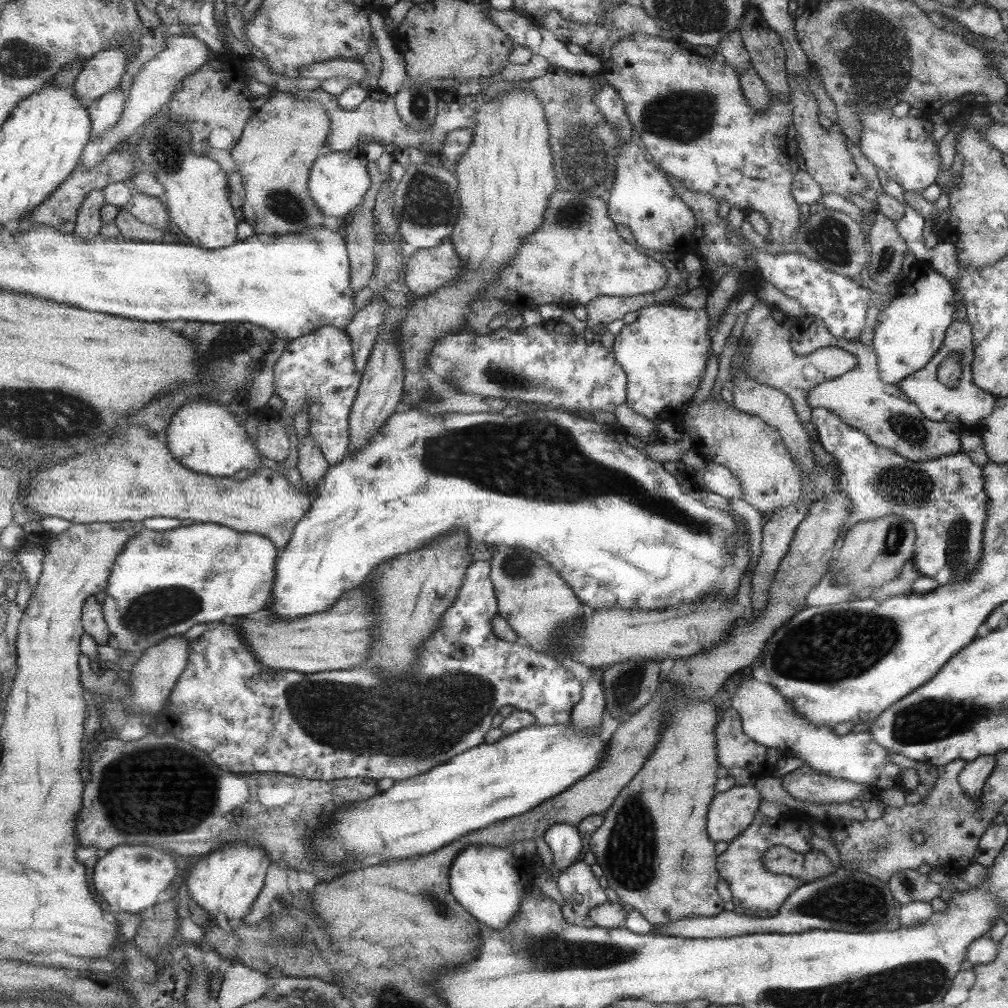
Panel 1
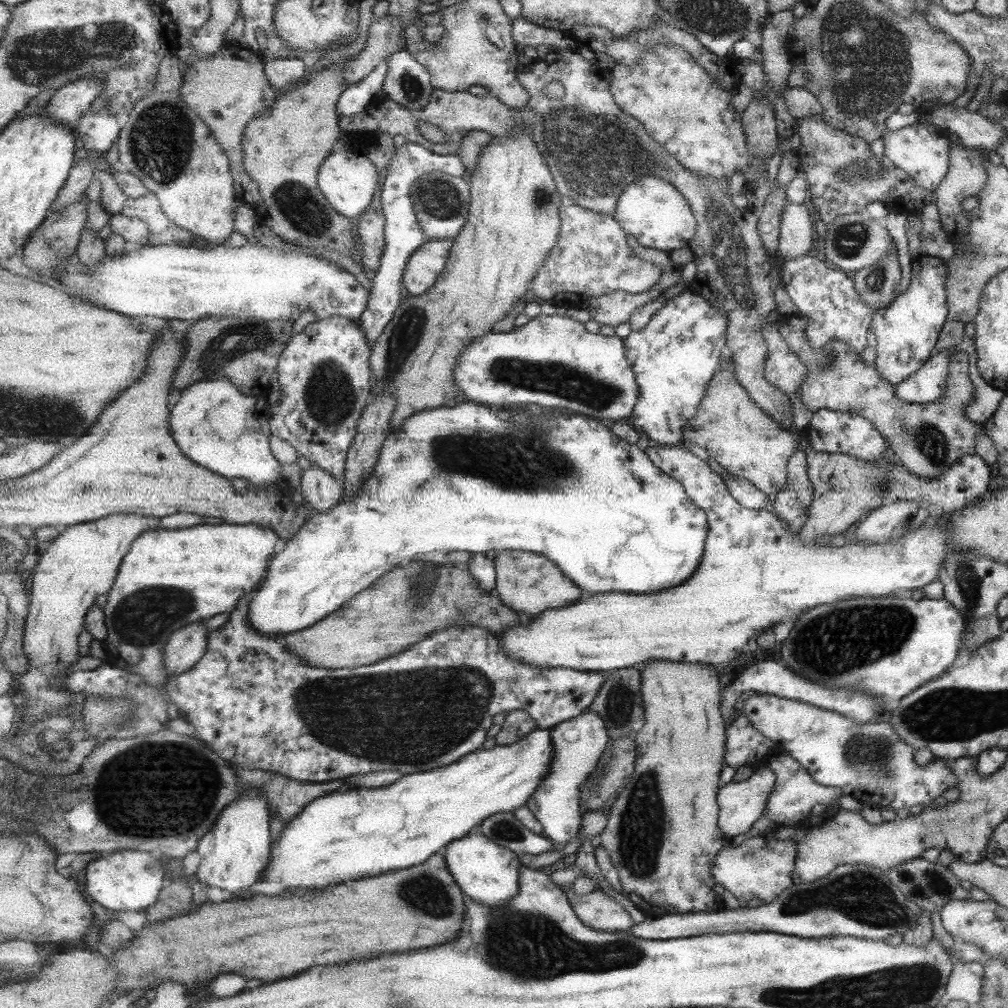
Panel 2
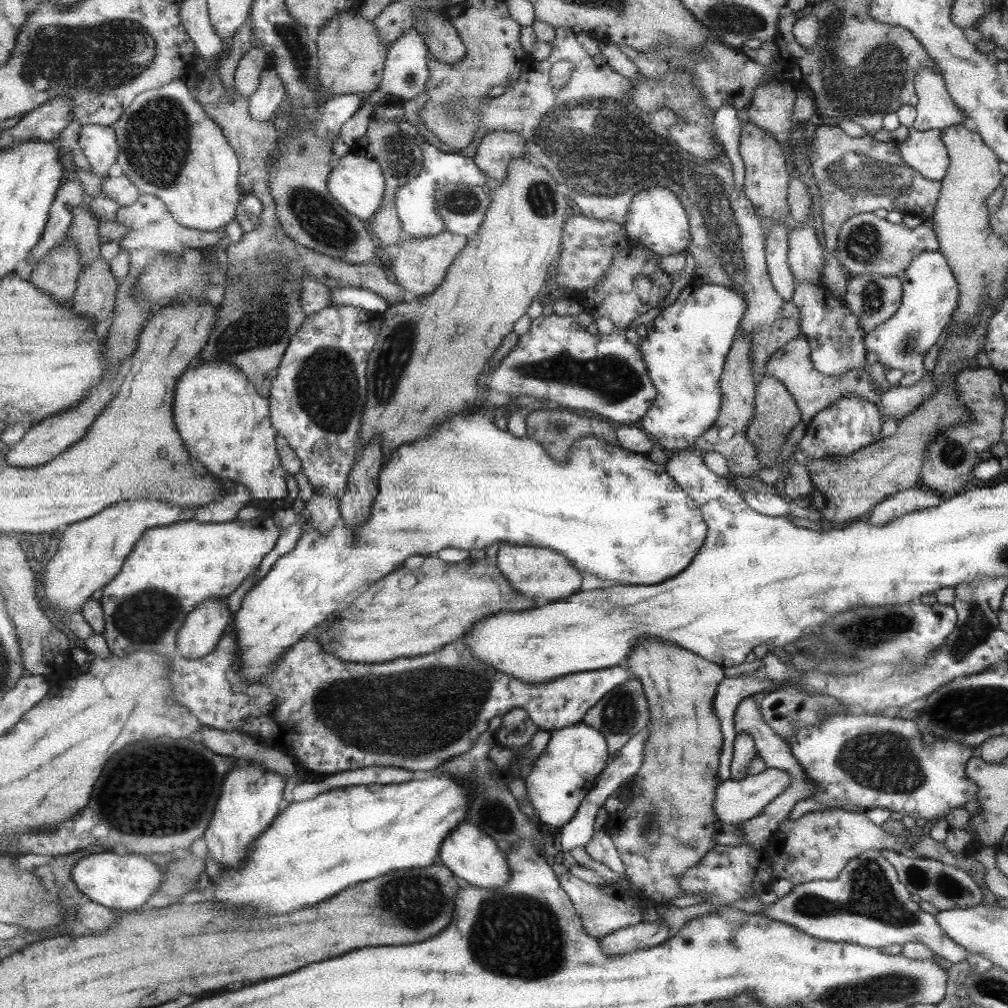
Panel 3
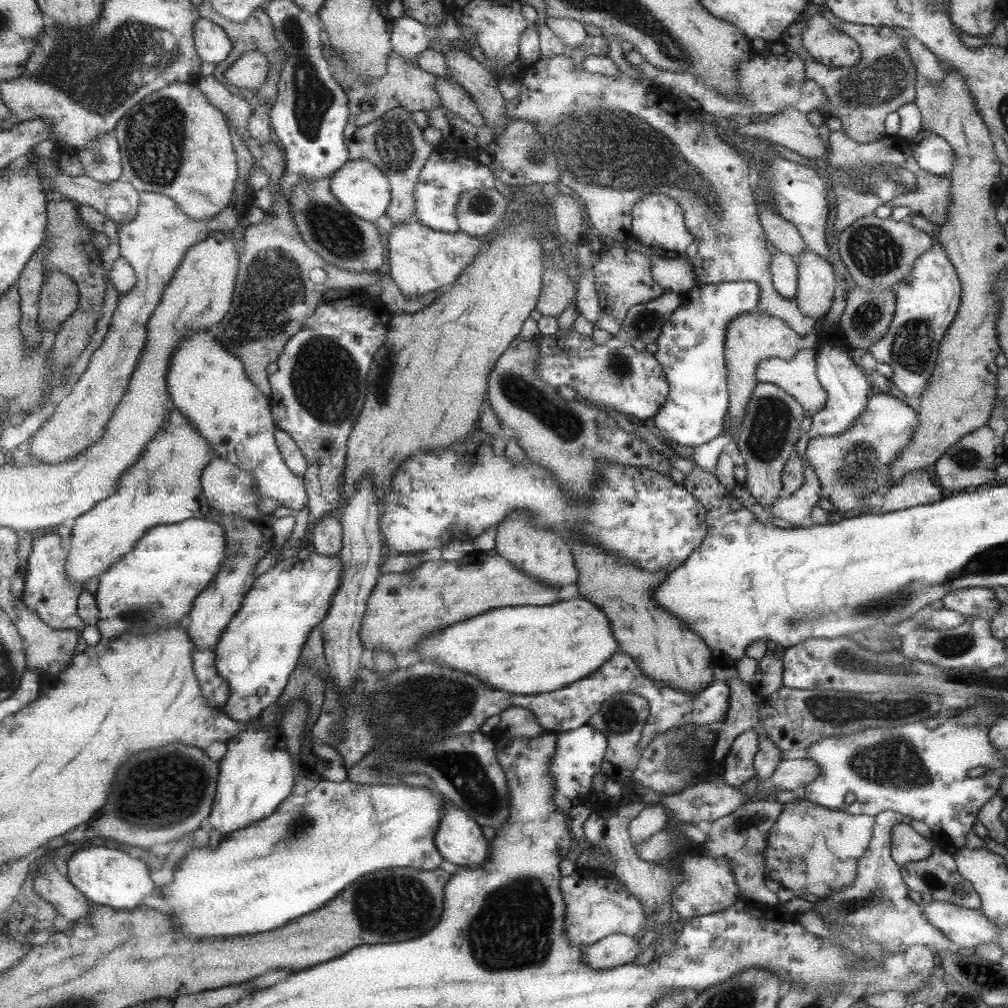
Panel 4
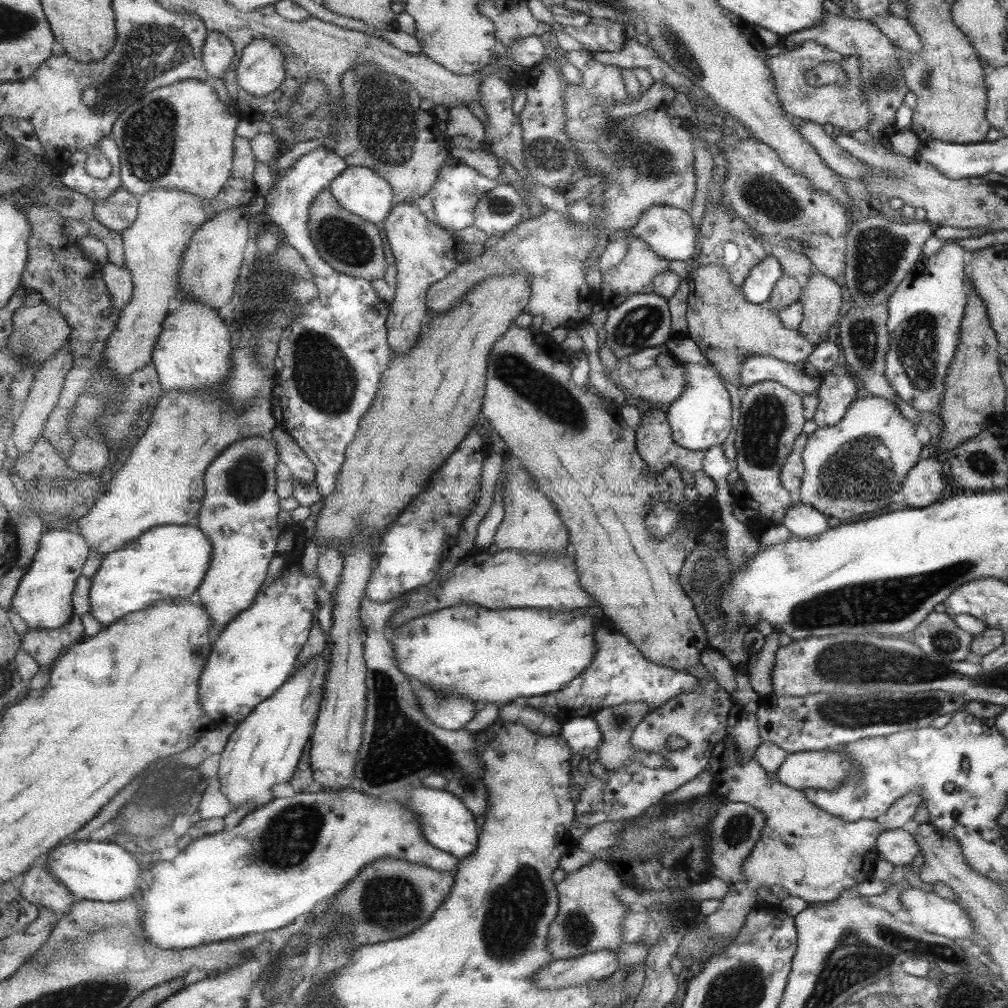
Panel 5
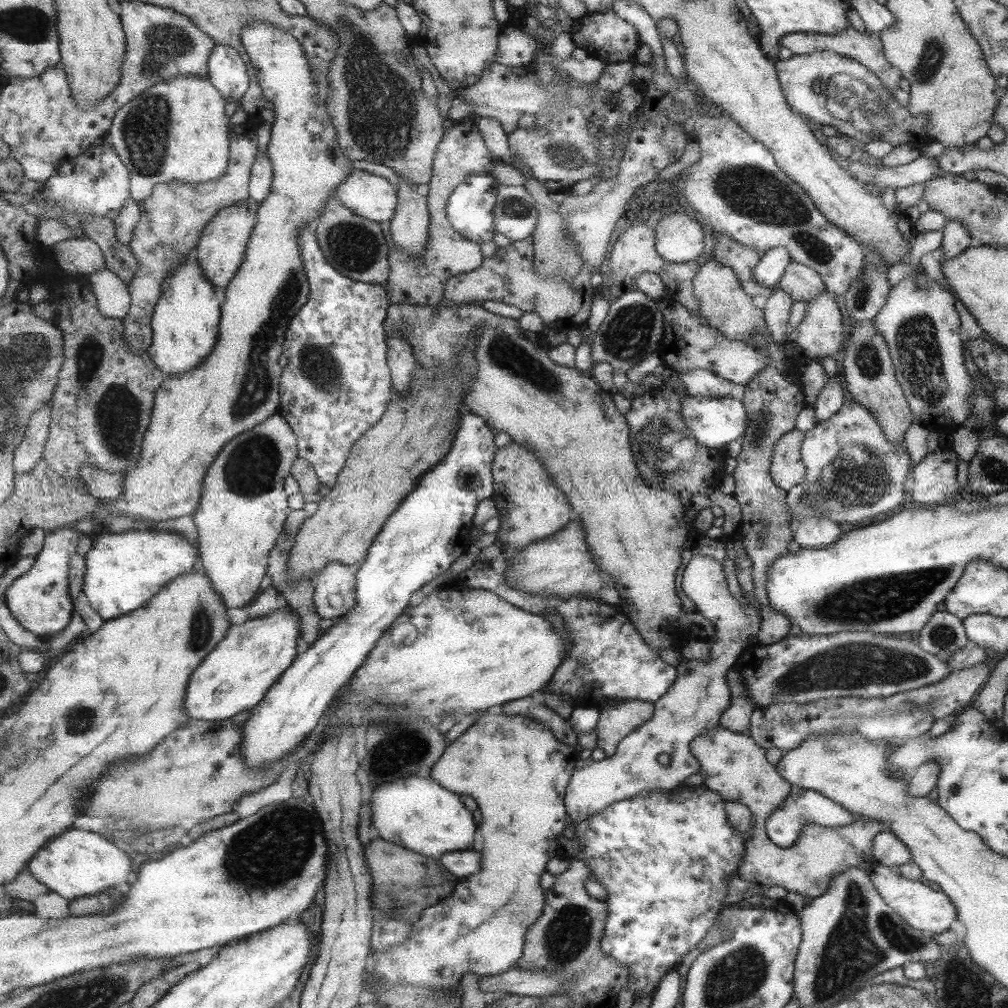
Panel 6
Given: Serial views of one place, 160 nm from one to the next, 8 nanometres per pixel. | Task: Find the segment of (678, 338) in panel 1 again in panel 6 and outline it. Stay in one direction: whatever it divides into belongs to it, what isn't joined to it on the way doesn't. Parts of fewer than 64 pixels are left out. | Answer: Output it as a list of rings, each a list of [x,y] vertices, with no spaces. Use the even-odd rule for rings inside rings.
[[[785,247],[766,250],[755,265],[754,279],[761,286],[775,288],[790,261],[790,254]],[[726,395],[707,399],[703,397],[701,399],[688,397],[683,399],[682,421],[699,446],[707,450],[719,449],[732,440],[740,440],[749,425],[742,401]]]

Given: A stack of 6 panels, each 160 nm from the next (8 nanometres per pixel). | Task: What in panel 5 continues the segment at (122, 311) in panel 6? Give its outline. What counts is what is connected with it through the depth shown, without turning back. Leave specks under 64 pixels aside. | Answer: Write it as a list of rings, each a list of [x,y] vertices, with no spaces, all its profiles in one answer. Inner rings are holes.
[[[109,263],[102,267],[103,278],[107,283],[110,291],[111,302],[116,308],[125,308],[132,302],[134,295],[134,282],[131,271],[126,266],[117,266]]]

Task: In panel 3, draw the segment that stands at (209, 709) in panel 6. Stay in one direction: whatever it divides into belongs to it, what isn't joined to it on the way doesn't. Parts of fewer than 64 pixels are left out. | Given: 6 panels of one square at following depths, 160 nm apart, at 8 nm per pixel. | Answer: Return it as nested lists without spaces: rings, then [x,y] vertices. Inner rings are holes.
[[[475,408],[467,414],[469,416],[457,416],[456,414],[453,416],[453,420],[449,418],[443,424],[436,426],[436,430],[432,434],[428,434],[425,438],[421,438],[413,444],[404,444],[395,450],[391,460],[383,467],[380,476],[380,493],[376,498],[371,517],[367,519],[367,523],[363,523],[361,527],[351,531],[347,524],[341,522],[327,535],[323,535],[323,532],[313,528],[308,530],[298,541],[295,550],[279,559],[271,572],[245,595],[241,608],[234,614],[233,623],[238,639],[238,653],[243,659],[240,673],[246,680],[260,682],[260,678],[263,678],[268,672],[272,672],[278,662],[291,651],[291,647],[307,636],[309,630],[313,630],[319,622],[327,620],[331,614],[336,614],[339,611],[339,604],[351,594],[351,591],[357,590],[368,580],[376,583],[383,579],[384,576],[397,570],[395,566],[400,566],[397,564],[411,558],[411,556],[427,558],[434,553],[439,554],[445,548],[483,550],[496,542],[515,544],[515,546],[535,546],[549,548],[549,550],[555,550],[555,552],[567,556],[575,563],[577,568],[589,572],[601,581],[611,580],[618,584],[629,584],[631,586],[651,586],[669,581],[677,576],[690,564],[695,554],[701,549],[702,543],[706,539],[706,523],[702,519],[702,511],[698,507],[698,503],[690,495],[687,495],[678,483],[673,481],[673,478],[667,475],[662,465],[653,463],[646,454],[631,452],[621,446],[607,443],[601,438],[589,436],[578,440],[570,450],[568,460],[562,462],[562,459],[553,458],[546,447],[541,446],[535,439],[529,438],[529,436],[517,438],[509,430],[497,428],[493,420],[489,420],[489,418],[493,418],[489,412],[481,412],[481,410]]]

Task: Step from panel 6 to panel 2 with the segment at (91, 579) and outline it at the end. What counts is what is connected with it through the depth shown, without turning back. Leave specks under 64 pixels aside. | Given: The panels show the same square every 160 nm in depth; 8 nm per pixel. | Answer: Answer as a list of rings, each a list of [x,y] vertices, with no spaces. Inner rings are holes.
[[[221,523],[218,526],[213,524],[203,524],[203,526],[195,526],[195,528],[185,528],[179,530],[165,530],[159,529],[157,531],[148,531],[147,534],[143,534],[143,538],[138,538],[139,542],[135,542],[135,546],[131,548],[131,551],[125,557],[123,564],[121,565],[119,576],[117,577],[117,583],[114,585],[114,589],[111,589],[107,593],[106,605],[103,607],[106,614],[106,625],[109,634],[104,641],[107,650],[107,662],[110,665],[127,668],[132,672],[137,672],[143,675],[147,684],[155,687],[158,693],[166,698],[164,694],[164,684],[168,681],[168,670],[166,669],[166,662],[163,661],[163,656],[166,650],[166,644],[170,641],[171,635],[177,632],[183,627],[197,622],[199,618],[210,619],[216,617],[217,614],[223,614],[228,612],[231,614],[233,610],[237,609],[239,599],[242,599],[243,595],[256,592],[262,584],[265,584],[267,580],[268,570],[270,566],[270,560],[274,557],[275,552],[279,548],[279,543],[282,540],[279,538],[279,534],[275,534],[275,530],[257,525],[232,525],[231,523]]]

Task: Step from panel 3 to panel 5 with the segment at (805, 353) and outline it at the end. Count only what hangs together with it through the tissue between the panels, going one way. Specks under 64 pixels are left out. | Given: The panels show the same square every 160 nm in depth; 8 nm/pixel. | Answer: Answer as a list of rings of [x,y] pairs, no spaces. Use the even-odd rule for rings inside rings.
[[[750,354],[742,360],[739,379],[738,386],[742,390],[758,382],[775,381],[795,394],[817,396],[821,373],[807,360],[791,364],[767,355]]]

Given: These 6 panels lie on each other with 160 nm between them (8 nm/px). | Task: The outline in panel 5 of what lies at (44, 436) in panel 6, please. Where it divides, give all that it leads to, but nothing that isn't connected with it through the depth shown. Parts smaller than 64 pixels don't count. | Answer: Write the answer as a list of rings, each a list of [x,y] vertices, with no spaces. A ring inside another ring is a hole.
[[[68,343],[62,348],[60,353],[56,352],[56,355],[53,358],[44,362],[40,371],[36,373],[34,385],[31,387],[29,398],[26,400],[26,404],[23,408],[19,410],[19,416],[13,421],[12,438],[14,440],[14,446],[18,449],[20,454],[27,454],[33,446],[35,446],[35,443],[44,434],[47,420],[49,420],[51,413],[60,403],[60,396],[66,381],[66,376],[73,368],[71,349],[70,343]]]

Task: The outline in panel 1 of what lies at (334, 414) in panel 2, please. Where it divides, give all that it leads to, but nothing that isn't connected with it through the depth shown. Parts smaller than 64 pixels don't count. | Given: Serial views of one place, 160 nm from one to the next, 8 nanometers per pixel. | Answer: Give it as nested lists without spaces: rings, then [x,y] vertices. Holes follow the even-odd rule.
[[[324,326],[313,334],[293,339],[276,364],[276,394],[283,400],[283,426],[290,426],[295,414],[307,408],[310,435],[330,466],[341,464],[350,450],[350,416],[363,377],[357,370],[353,339],[346,329]]]

